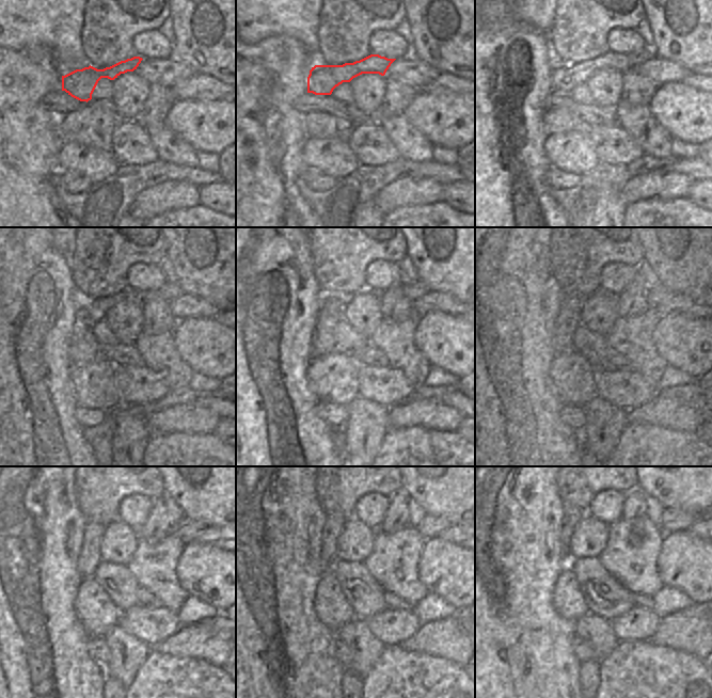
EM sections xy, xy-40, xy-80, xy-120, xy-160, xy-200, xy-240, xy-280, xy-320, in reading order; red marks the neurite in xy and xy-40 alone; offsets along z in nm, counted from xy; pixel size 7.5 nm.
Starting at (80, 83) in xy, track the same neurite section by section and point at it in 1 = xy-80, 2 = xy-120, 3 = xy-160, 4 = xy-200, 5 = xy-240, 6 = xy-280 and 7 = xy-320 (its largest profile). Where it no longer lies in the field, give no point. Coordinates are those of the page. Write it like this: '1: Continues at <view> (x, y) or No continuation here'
1: Continues at xy-80 (564, 78)
2: Continues at xy-120 (90, 312)
3: Continues at xy-160 (413, 291)
4: Continues at xy-200 (660, 291)
5: Continues at xy-240 (187, 529)
6: Continues at xy-280 (430, 526)
7: Continues at xy-320 (673, 520).

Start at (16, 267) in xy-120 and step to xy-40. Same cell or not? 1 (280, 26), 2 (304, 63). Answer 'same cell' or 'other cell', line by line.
1: other cell
2: same cell

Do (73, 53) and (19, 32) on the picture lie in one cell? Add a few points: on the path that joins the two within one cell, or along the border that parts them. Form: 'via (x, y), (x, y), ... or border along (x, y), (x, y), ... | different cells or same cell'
via (60, 41), (51, 32), (32, 32) | same cell

